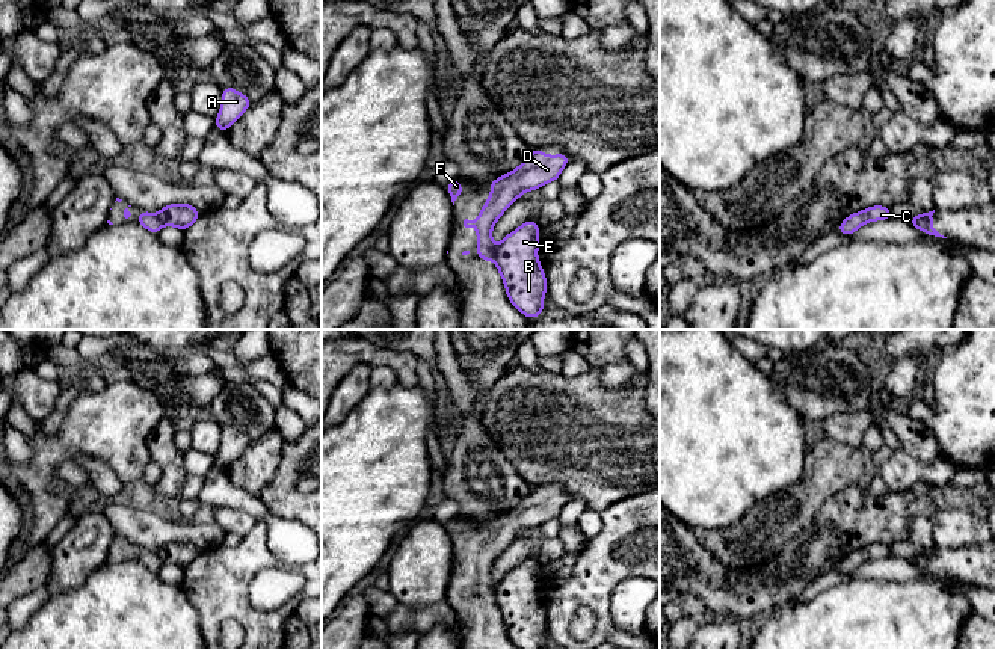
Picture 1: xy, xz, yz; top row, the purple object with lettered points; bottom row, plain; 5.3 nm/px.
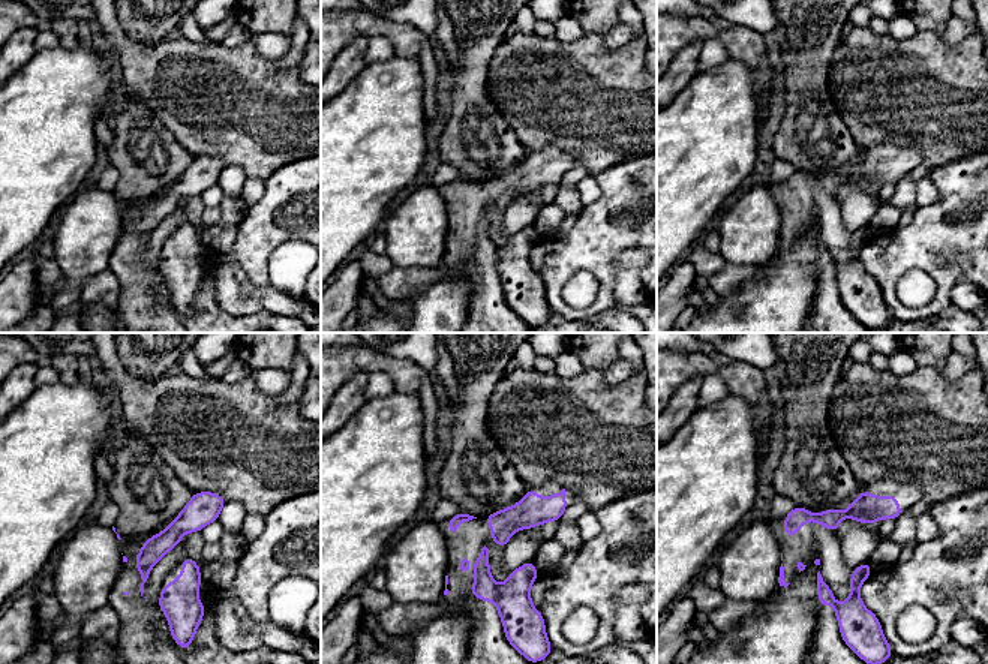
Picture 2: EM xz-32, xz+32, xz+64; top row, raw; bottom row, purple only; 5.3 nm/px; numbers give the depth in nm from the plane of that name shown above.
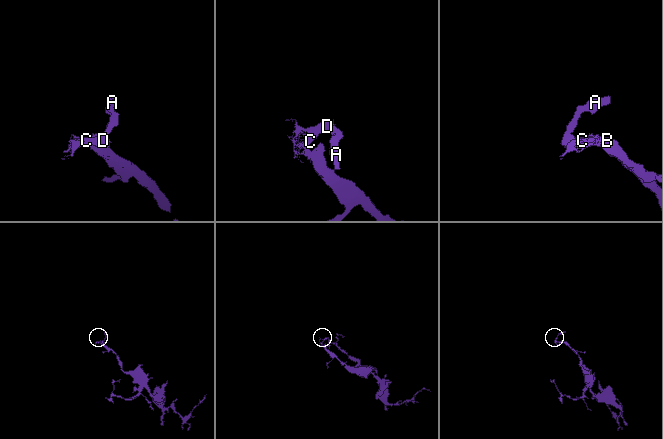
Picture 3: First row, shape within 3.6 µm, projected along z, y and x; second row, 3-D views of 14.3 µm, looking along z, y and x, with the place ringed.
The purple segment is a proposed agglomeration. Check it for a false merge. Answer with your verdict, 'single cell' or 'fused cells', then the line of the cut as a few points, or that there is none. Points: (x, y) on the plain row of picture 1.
fused cells; cut in xz along (499, 584), (494, 598)

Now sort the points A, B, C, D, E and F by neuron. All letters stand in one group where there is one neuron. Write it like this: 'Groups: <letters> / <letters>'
Groups: A C D F / B E

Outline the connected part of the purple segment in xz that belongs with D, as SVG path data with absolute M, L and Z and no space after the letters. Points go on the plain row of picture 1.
M531 488L530 494L516 507L488 522L492 531L476 558L479 596L495 599L498 584L494 583L491 575L495 560L525 530L557 519L568 501L569 495L565 491L547 494L541 488Z

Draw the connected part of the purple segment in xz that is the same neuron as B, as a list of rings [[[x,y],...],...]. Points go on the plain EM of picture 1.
[[[527,558],[507,572],[497,586],[495,601],[509,640],[518,649],[544,649],[548,625],[538,598],[539,567],[536,558]]]

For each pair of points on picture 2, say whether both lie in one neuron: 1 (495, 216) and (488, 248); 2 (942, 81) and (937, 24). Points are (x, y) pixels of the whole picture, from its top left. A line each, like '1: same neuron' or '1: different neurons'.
1: different neurons
2: different neurons

